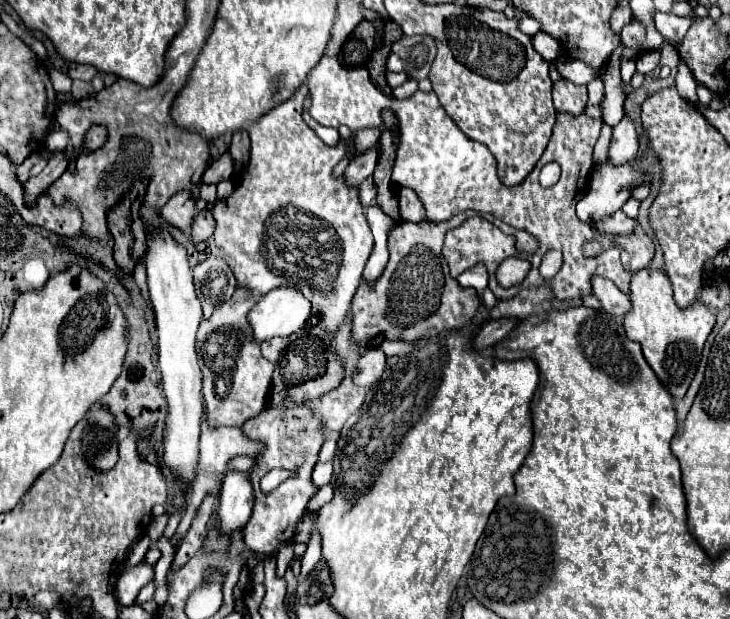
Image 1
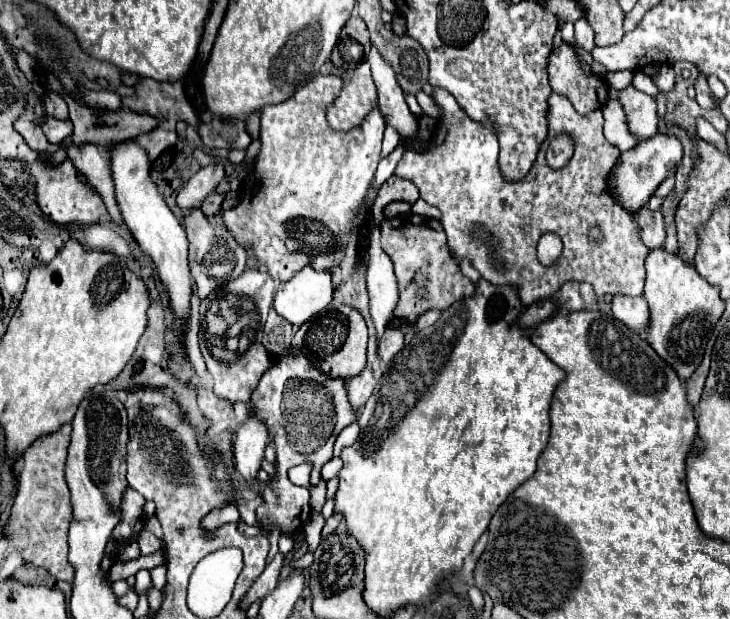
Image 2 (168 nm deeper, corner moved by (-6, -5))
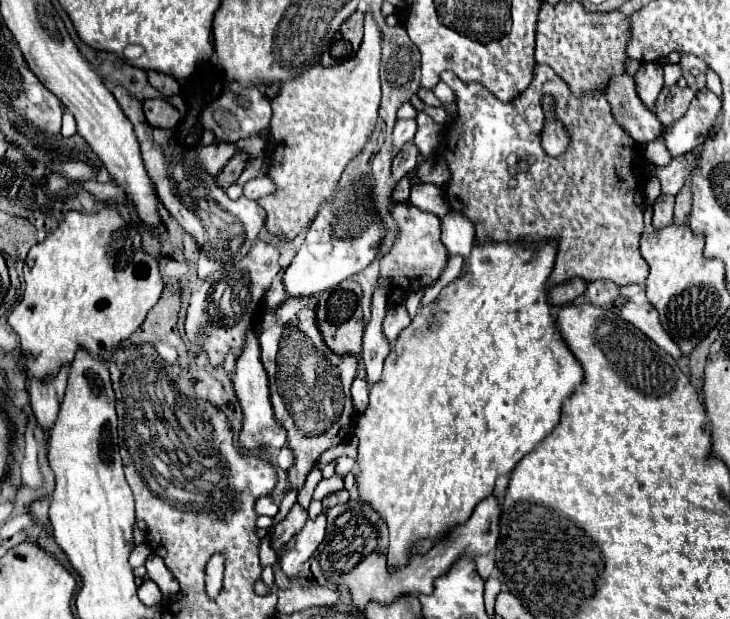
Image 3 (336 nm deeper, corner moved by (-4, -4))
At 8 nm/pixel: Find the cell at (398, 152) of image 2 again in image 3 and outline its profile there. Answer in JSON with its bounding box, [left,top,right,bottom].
[392,120,416,156]

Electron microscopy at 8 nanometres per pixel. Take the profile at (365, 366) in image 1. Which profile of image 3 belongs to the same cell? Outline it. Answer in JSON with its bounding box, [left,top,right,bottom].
[382,304,410,344]

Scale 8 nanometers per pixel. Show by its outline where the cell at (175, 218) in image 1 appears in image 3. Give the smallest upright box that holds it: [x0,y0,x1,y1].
[198,142,236,178]

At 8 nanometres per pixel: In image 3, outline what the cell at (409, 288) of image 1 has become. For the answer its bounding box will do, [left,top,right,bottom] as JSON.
[380,204,450,292]

